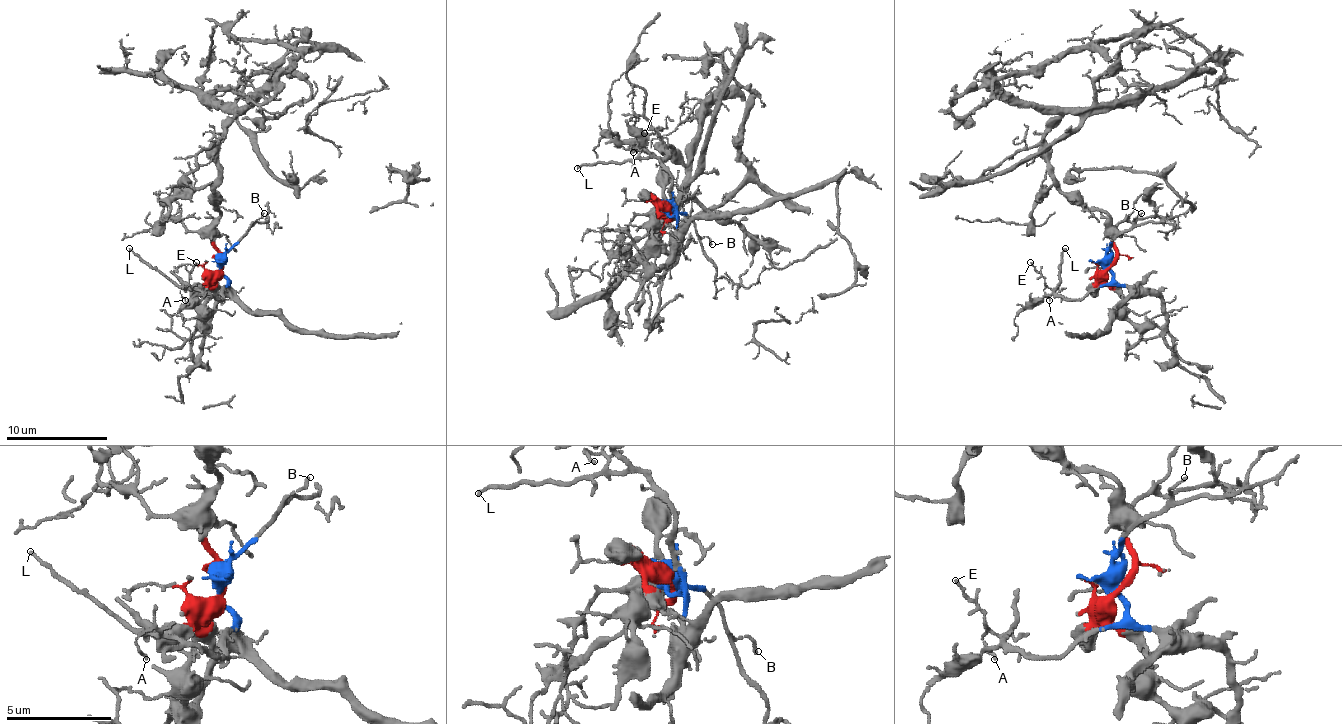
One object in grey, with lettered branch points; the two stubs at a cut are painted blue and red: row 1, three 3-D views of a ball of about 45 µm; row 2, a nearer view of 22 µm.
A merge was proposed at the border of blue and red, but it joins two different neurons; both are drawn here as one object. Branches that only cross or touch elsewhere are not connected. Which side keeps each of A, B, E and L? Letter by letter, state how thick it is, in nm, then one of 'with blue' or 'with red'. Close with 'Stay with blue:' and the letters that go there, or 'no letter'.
A: 120 nm thick; with blue
B: 110 nm thick; with blue
E: 110 nm thick; with blue
L: 130 nm thick; with blue
Stay with blue: A, B, E, L

